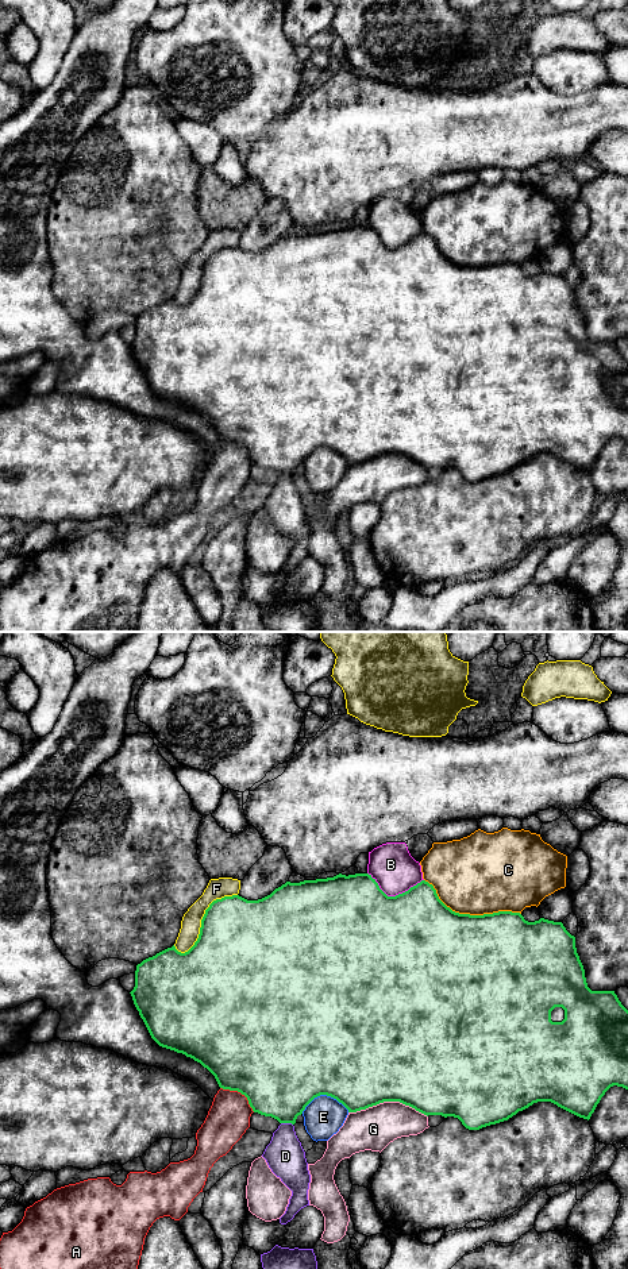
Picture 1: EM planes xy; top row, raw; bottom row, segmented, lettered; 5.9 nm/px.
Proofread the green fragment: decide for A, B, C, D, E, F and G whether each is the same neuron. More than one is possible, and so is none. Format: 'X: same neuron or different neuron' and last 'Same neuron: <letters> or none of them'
A: different neuron
B: different neuron
C: different neuron
D: same neuron
E: different neuron
F: different neuron
G: different neuron
Same neuron: D

